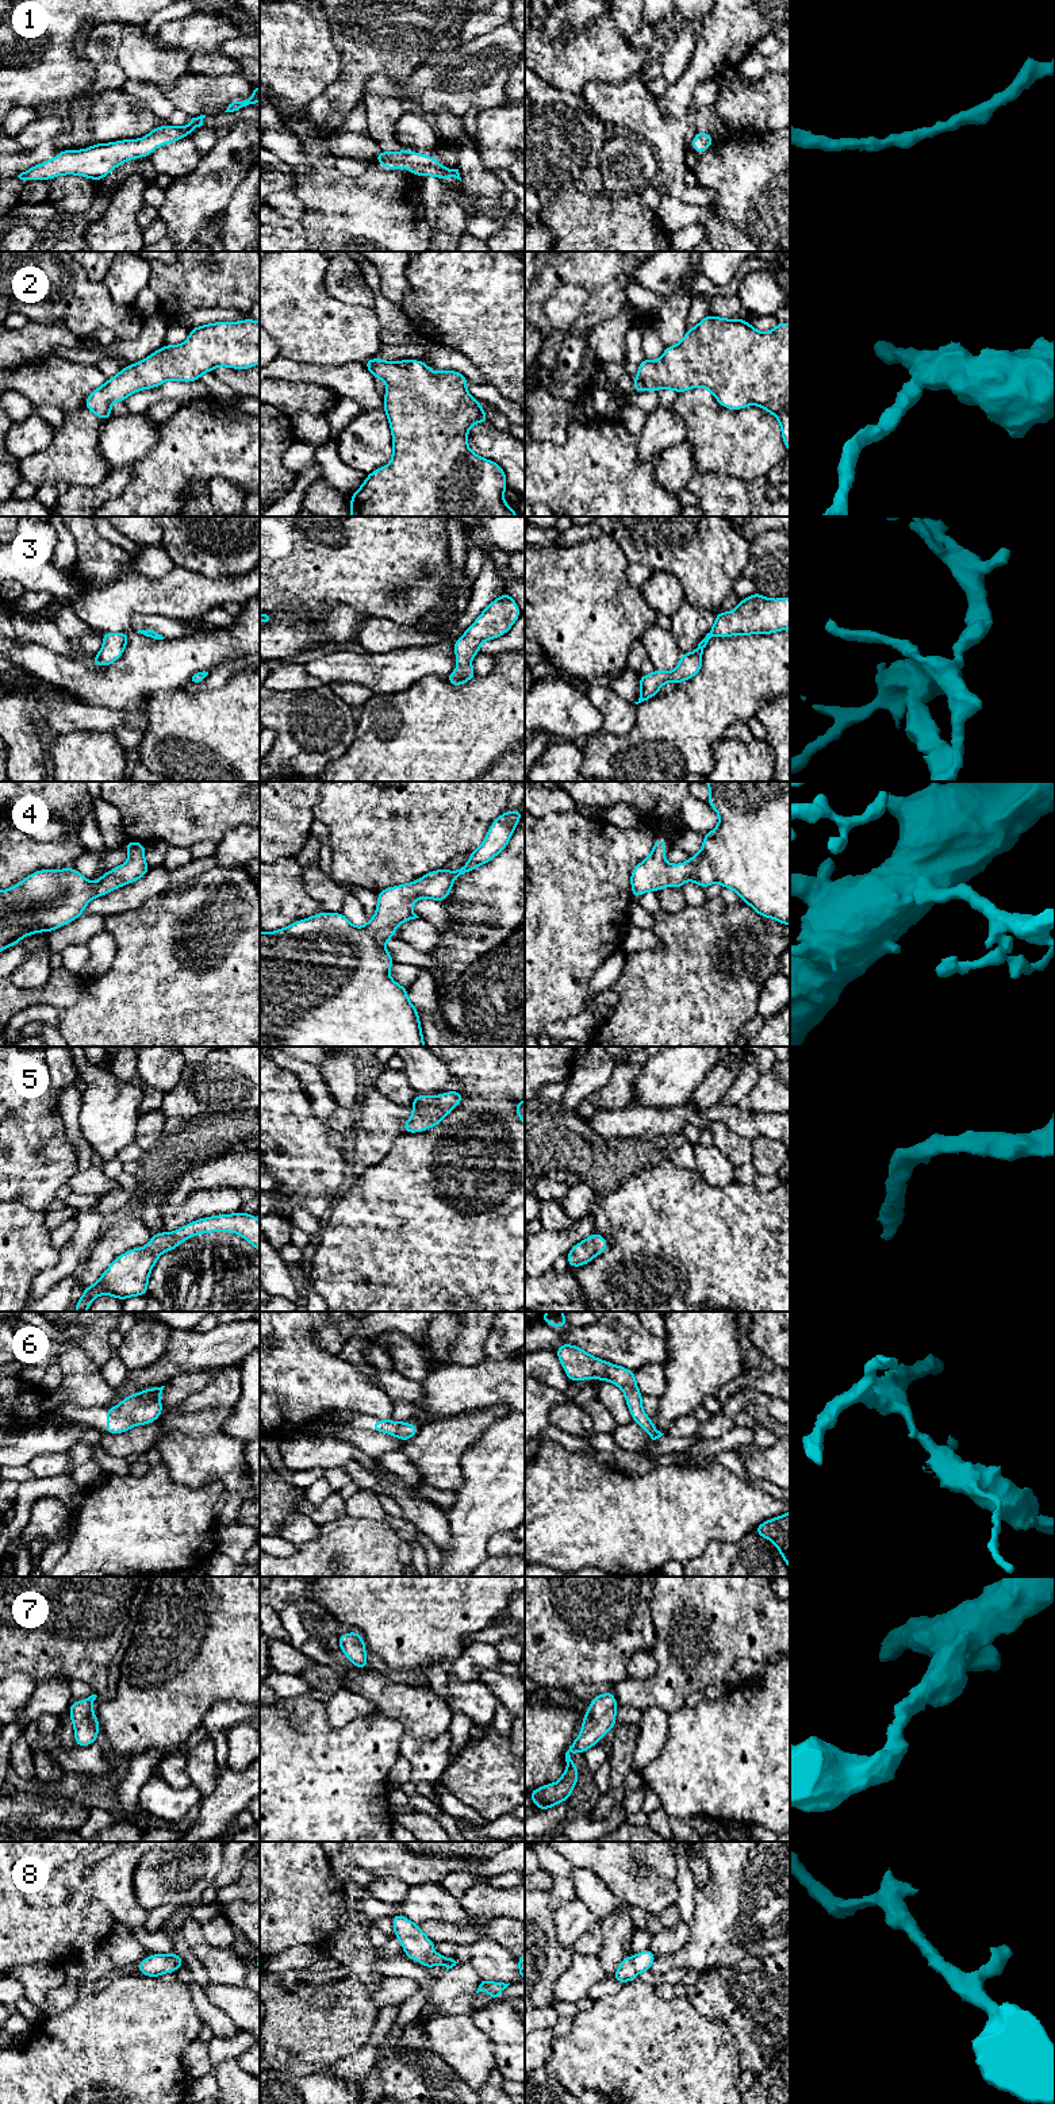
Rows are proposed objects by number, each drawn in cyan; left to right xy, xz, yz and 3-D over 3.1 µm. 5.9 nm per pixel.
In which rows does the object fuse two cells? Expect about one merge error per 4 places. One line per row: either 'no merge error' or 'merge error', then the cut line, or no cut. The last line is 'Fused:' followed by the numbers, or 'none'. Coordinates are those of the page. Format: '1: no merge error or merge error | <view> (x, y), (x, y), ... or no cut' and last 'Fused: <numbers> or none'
1: no merge error | no cut
2: no merge error | no cut
3: no merge error | no cut
4: no merge error | no cut
5: no merge error | no cut
6: no merge error | no cut
7: no merge error | no cut
8: no merge error | no cut
Fused: none

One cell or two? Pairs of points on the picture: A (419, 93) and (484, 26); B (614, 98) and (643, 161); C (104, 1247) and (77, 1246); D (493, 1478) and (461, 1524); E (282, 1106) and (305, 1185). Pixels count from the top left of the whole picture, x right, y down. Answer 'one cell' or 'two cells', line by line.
A: two cells
B: two cells
C: two cells
D: one cell
E: one cell

